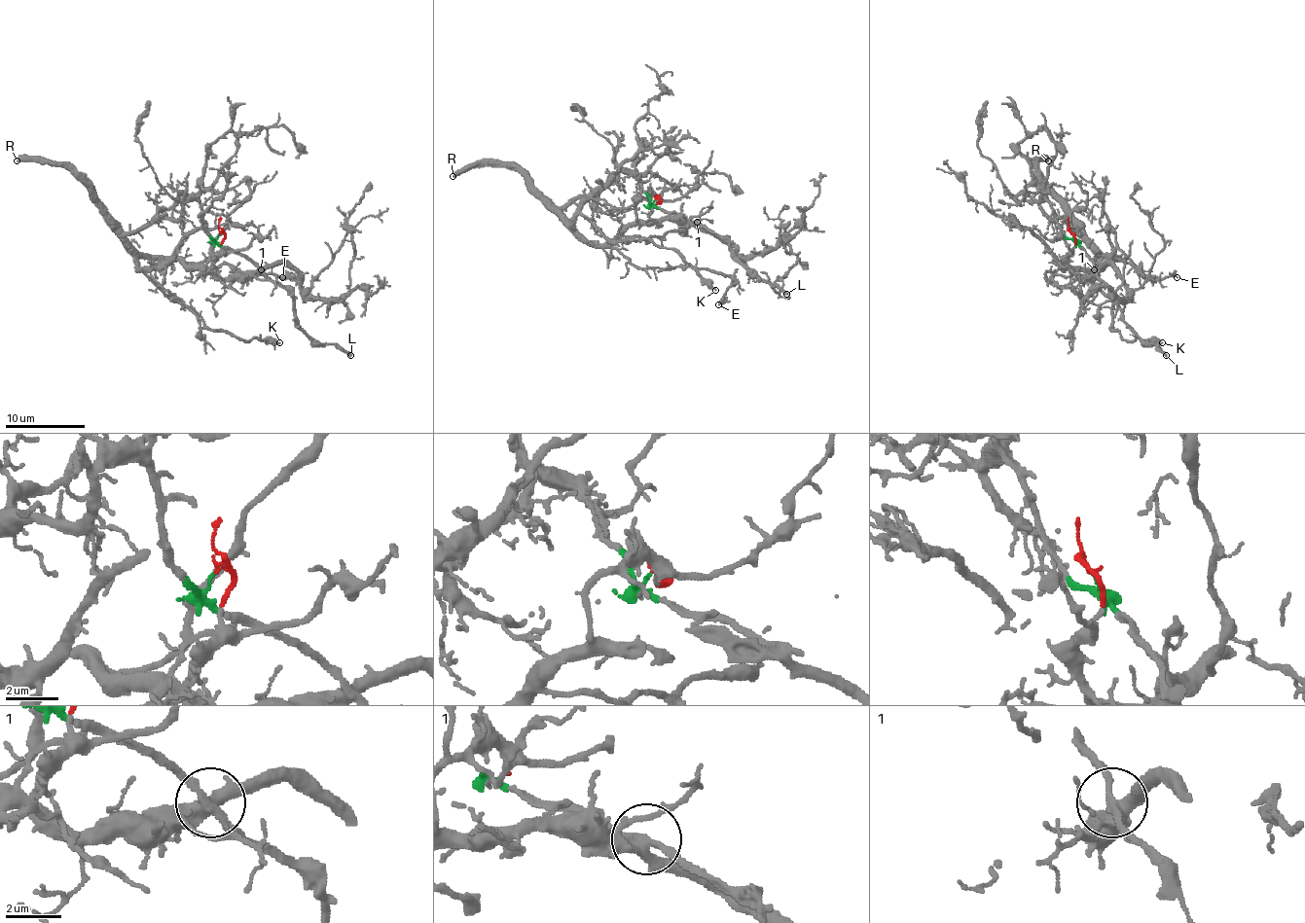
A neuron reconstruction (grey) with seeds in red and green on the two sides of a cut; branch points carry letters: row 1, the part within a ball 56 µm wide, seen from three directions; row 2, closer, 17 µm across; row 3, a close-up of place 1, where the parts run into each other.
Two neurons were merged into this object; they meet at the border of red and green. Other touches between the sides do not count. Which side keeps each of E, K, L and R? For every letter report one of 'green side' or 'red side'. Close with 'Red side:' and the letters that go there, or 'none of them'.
E: red side
K: red side
L: green side
R: red side
Red side: E, K, R

